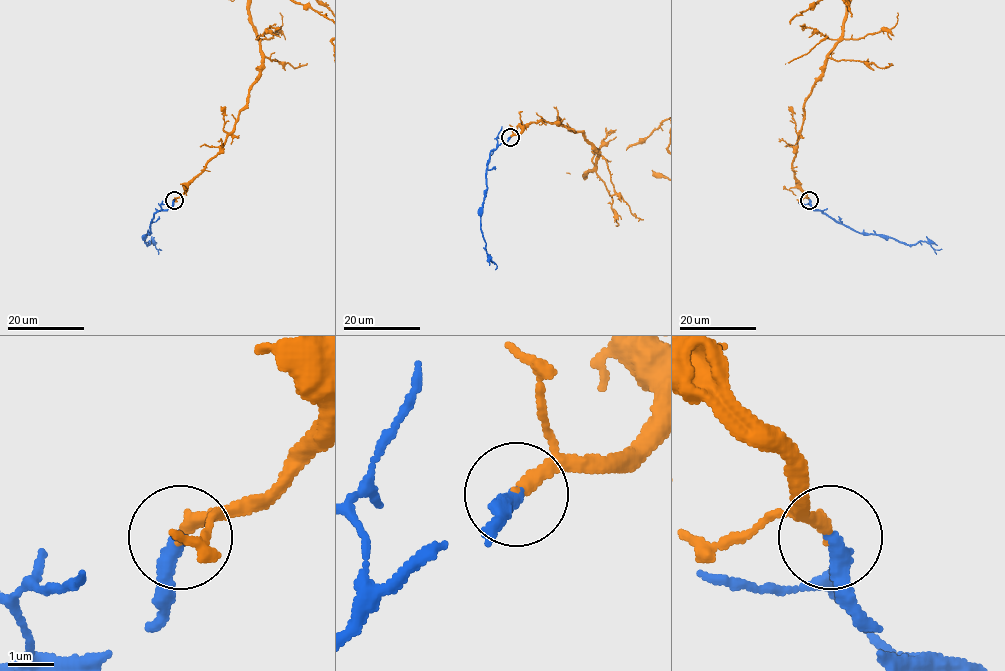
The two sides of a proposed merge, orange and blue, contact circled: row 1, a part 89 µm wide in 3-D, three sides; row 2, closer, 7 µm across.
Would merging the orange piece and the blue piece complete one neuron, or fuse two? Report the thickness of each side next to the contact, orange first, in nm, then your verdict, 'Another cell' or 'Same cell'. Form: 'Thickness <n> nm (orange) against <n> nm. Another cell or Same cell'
Thickness 300 nm (orange) against 360 nm. Same cell

